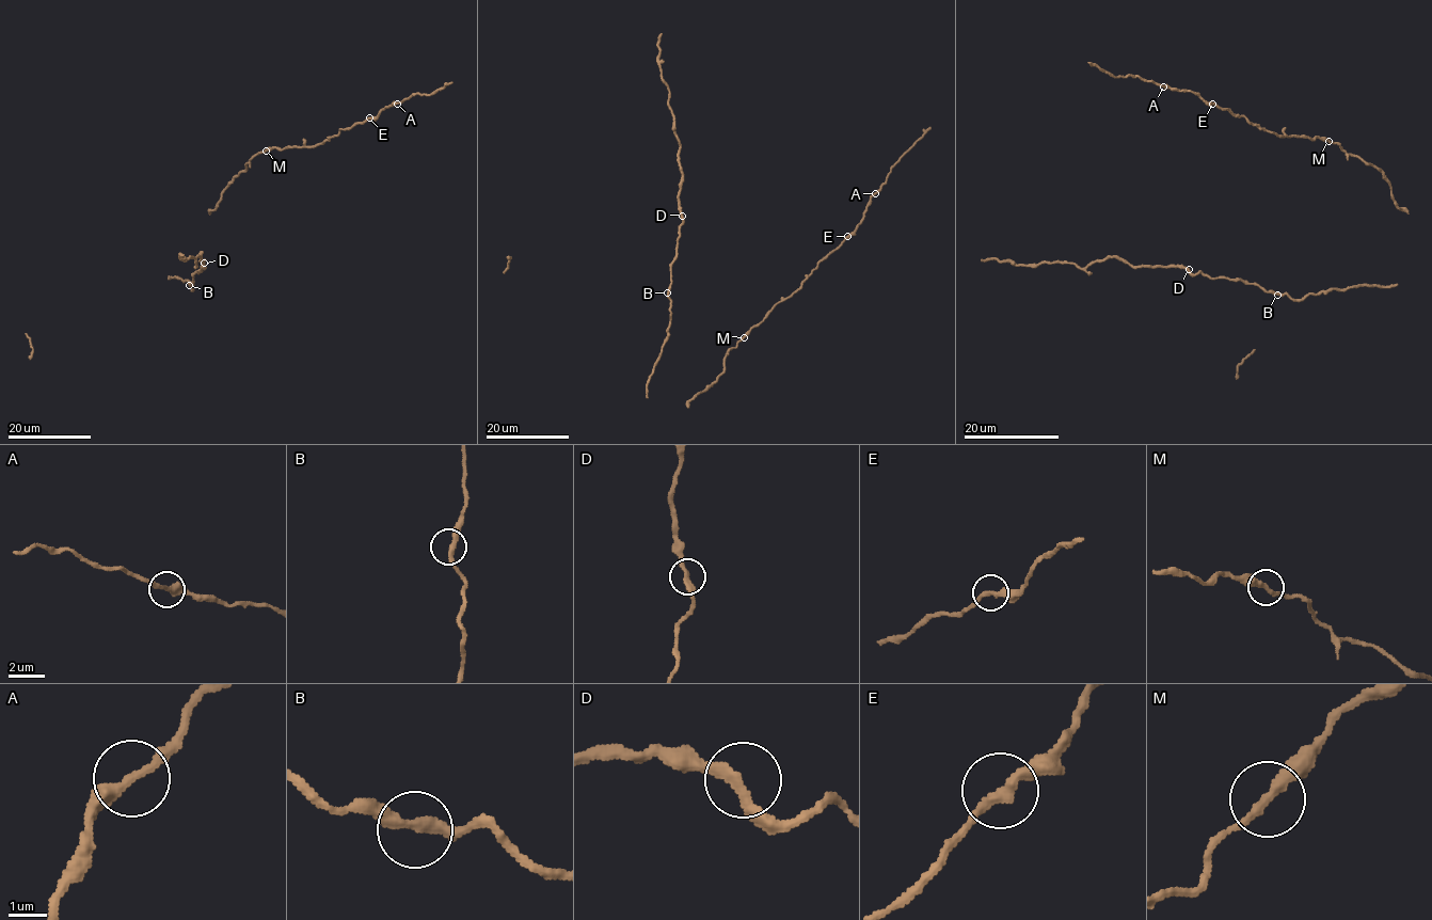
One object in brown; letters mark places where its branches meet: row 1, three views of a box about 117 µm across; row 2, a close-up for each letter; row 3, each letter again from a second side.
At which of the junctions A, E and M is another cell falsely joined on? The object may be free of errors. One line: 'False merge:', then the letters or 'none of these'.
False merge: M

